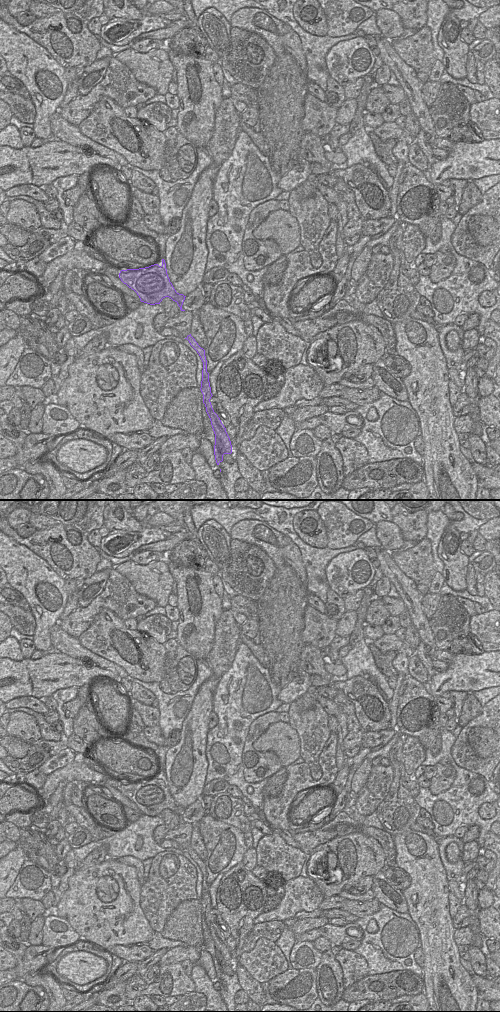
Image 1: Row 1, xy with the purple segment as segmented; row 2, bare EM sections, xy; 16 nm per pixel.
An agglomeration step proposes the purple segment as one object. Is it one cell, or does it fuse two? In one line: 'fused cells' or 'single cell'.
single cell

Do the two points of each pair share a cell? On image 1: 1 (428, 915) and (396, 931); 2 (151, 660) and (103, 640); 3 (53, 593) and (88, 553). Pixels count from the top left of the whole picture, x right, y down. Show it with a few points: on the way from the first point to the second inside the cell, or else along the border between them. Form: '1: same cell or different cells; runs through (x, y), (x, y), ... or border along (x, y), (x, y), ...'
1: different cells; border along (407, 912), (417, 927), (420, 945)
2: same cell; runs through (139, 665), (115, 643)
3: different cells; border along (48, 563), (64, 580)

